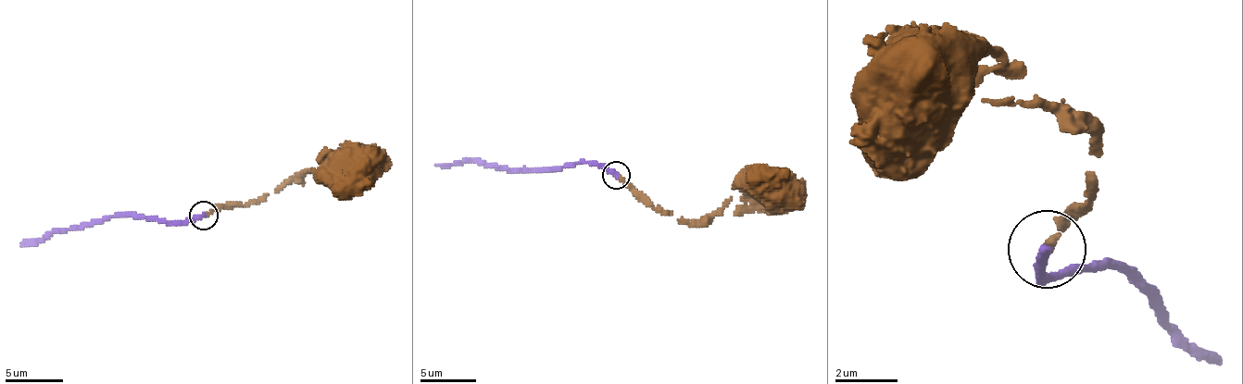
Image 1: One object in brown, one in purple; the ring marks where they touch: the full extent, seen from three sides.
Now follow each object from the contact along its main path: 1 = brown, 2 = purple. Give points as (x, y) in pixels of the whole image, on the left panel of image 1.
1: (204, 216), (278, 192), (286, 183), (314, 172), (330, 171), (334, 164), (355, 165)
2: (204, 216), (172, 221), (105, 216), (46, 232), (21, 245)

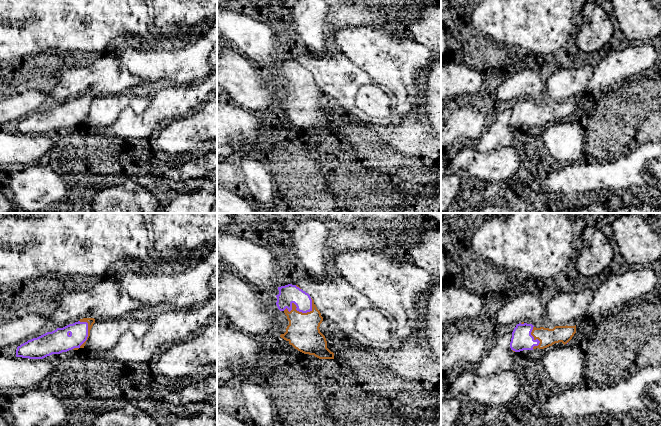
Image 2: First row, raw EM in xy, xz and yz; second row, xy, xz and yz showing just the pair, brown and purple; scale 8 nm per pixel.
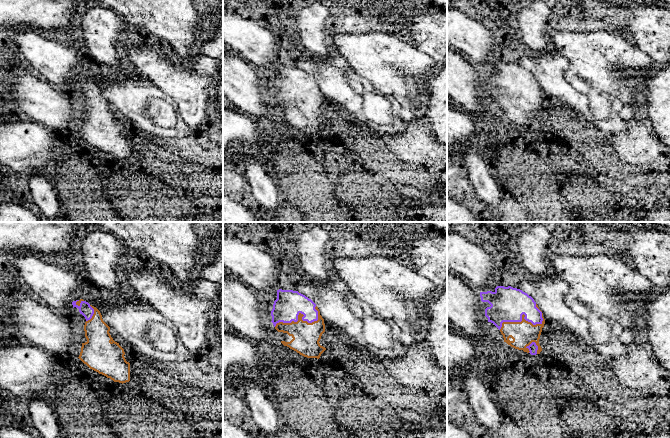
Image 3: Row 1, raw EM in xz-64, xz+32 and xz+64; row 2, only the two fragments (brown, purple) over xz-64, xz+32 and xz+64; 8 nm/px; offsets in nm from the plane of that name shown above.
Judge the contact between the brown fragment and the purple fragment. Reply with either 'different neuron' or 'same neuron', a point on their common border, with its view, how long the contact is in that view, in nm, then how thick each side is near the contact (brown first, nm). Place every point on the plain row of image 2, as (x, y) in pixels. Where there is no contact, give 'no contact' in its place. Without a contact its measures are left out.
same neuron | xz (298, 87) | 260 nm | 260/160 nm

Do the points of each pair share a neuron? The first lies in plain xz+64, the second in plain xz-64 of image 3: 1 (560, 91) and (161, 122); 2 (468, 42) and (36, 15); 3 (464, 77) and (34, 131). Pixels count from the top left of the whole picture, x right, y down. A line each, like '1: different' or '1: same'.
1: same
2: different
3: different

